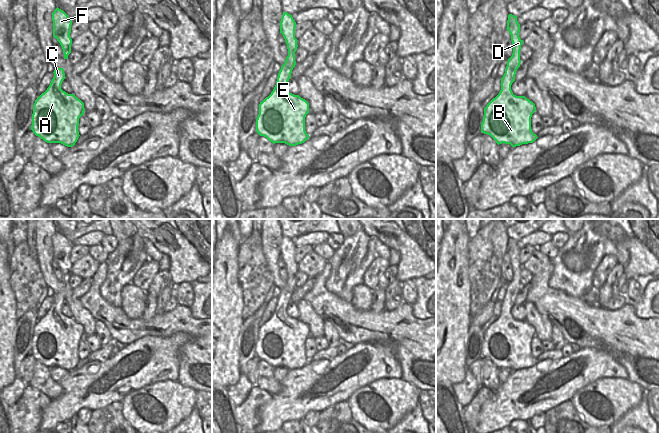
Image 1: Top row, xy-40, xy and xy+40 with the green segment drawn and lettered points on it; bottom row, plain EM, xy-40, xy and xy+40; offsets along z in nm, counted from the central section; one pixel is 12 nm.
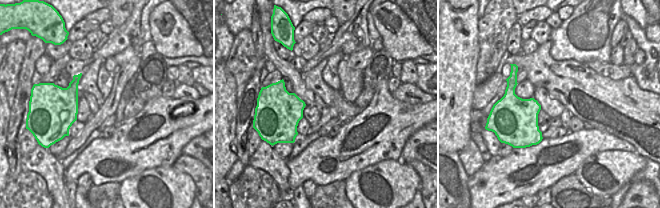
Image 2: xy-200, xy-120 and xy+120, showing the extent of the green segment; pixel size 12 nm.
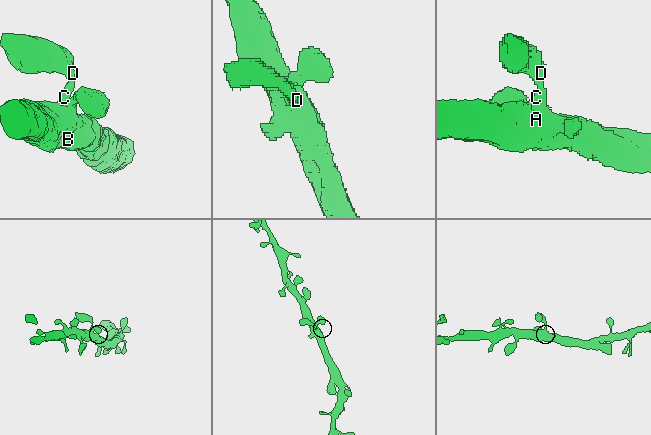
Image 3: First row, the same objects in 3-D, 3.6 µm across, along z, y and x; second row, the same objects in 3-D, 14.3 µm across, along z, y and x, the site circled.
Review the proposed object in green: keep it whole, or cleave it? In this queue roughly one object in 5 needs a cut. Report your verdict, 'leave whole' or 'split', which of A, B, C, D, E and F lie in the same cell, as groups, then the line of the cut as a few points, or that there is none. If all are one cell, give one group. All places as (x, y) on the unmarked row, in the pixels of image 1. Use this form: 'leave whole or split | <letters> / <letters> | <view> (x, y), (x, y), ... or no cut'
leave whole | A B C D E F | no cut

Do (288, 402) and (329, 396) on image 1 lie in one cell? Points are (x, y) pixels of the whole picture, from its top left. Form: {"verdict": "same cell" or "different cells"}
{"verdict": "same cell"}

